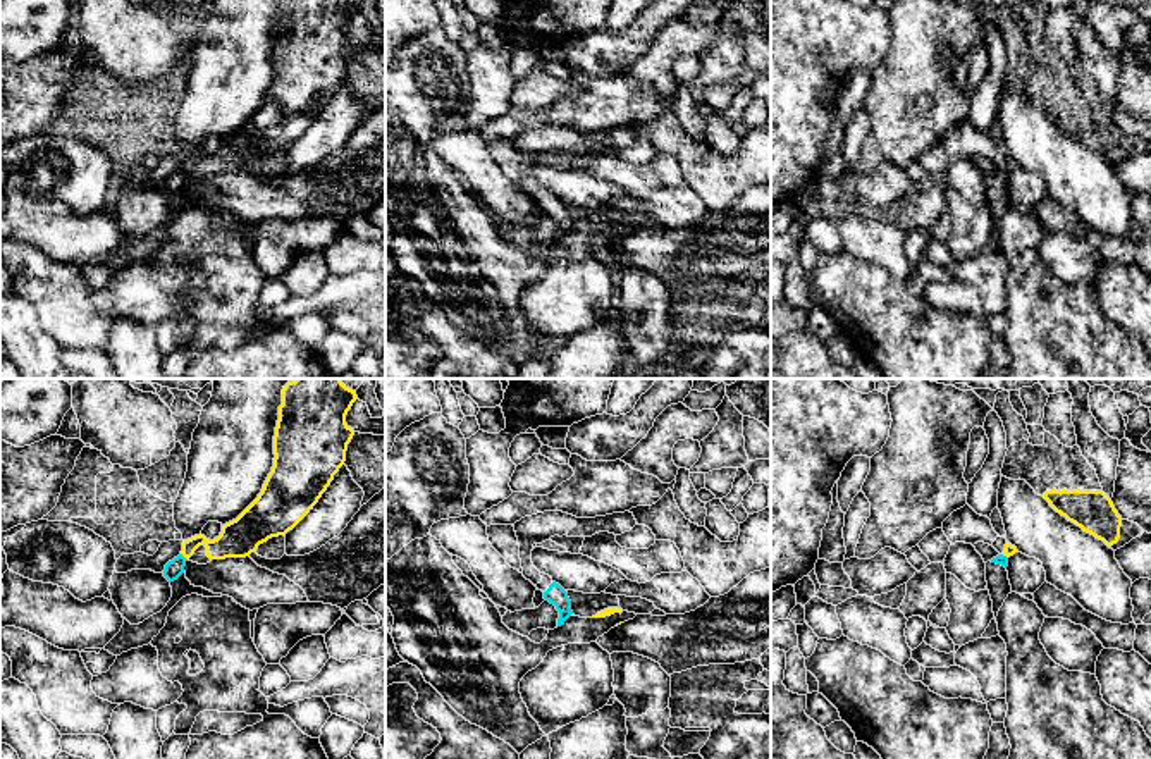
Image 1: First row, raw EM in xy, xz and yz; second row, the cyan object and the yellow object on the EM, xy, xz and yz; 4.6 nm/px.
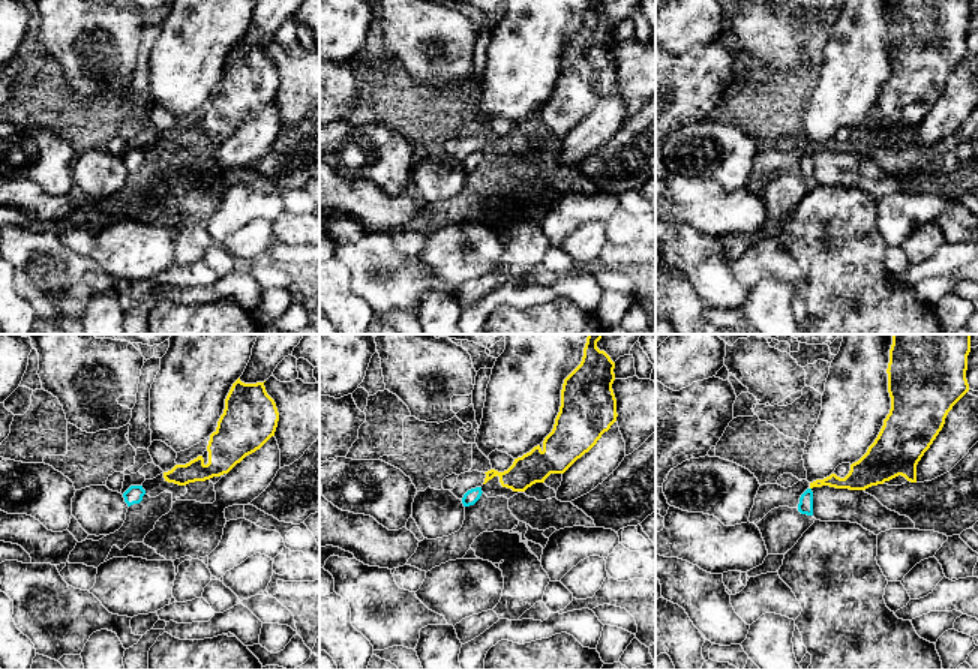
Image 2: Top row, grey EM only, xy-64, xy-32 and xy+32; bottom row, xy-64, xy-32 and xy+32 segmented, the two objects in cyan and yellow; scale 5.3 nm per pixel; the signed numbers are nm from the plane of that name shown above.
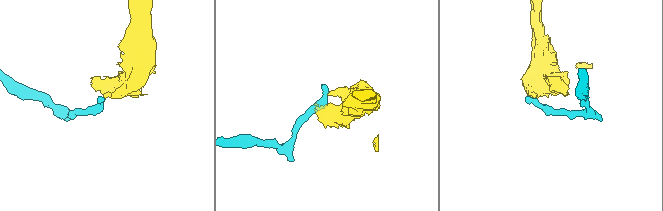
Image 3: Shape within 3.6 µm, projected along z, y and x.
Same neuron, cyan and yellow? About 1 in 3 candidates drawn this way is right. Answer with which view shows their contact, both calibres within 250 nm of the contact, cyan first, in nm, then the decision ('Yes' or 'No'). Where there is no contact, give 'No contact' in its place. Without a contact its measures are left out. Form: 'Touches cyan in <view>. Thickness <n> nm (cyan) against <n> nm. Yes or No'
Touches cyan in xy. Thickness 90 nm (cyan) against 140 nm. No

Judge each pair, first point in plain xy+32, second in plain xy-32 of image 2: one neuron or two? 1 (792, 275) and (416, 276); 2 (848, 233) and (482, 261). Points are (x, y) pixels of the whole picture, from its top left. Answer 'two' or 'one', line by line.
1: two
2: two

